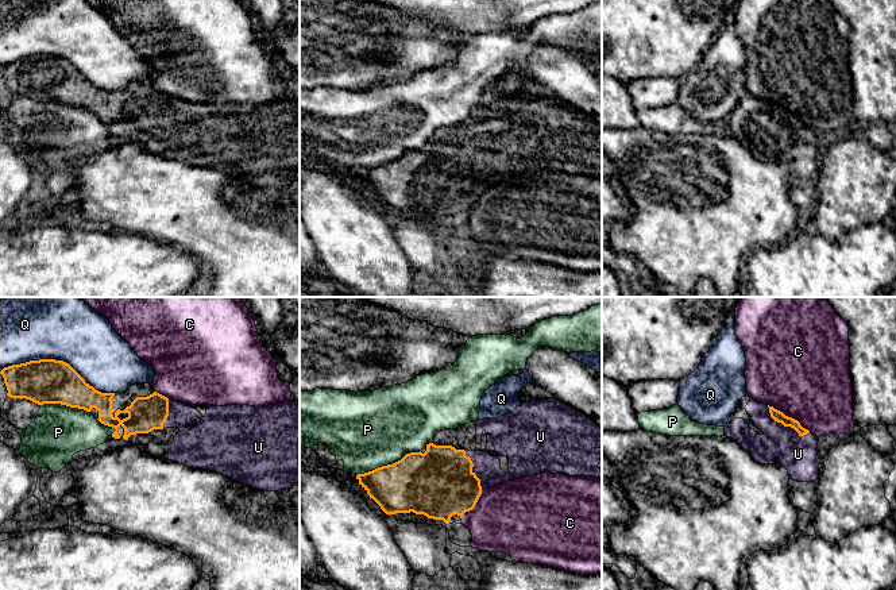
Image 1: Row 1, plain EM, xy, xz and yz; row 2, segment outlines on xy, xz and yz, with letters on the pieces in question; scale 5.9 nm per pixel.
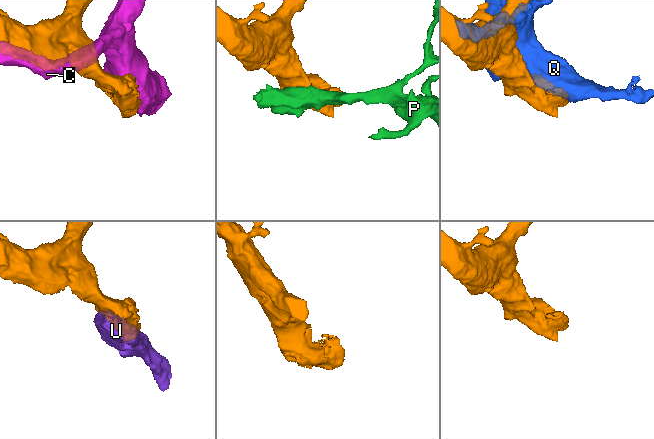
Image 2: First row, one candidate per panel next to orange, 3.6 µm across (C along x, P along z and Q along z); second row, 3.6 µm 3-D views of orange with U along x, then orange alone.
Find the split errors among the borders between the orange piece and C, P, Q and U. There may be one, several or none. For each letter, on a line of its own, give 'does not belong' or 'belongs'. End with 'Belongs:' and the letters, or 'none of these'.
C: does not belong
P: does not belong
Q: does not belong
U: belongs
Belongs: U

